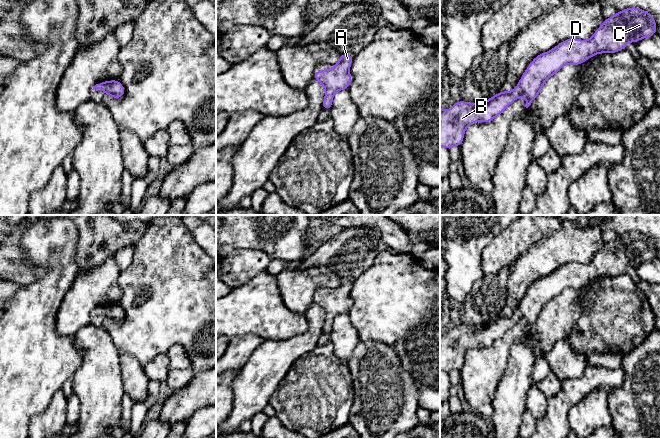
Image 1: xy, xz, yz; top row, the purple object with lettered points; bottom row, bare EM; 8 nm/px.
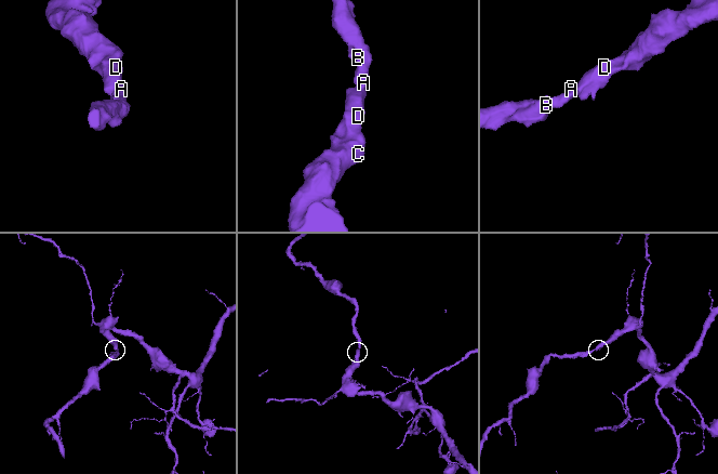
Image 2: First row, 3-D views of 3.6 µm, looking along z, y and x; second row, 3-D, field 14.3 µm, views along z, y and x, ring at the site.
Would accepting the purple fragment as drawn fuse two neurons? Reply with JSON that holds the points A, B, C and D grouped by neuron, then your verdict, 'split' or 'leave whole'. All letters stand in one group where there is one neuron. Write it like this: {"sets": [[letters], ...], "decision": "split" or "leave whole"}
{"sets": [["A", "B", "C", "D"]], "decision": "leave whole"}

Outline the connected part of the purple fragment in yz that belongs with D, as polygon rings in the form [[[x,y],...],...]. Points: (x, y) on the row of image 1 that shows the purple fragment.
[[[638,7],[618,11],[604,20],[588,40],[569,38],[535,57],[512,91],[503,90],[482,104],[458,101],[451,111],[440,109],[440,147],[460,147],[469,125],[480,120],[491,122],[520,96],[526,98],[528,108],[545,81],[565,64],[577,66],[595,54],[619,52],[625,49],[627,42],[636,43],[656,33],[657,26],[651,13]]]

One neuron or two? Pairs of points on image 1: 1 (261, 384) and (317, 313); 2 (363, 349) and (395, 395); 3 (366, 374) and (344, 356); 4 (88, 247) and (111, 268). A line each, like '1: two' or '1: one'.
1: one
2: one
3: two
4: two

